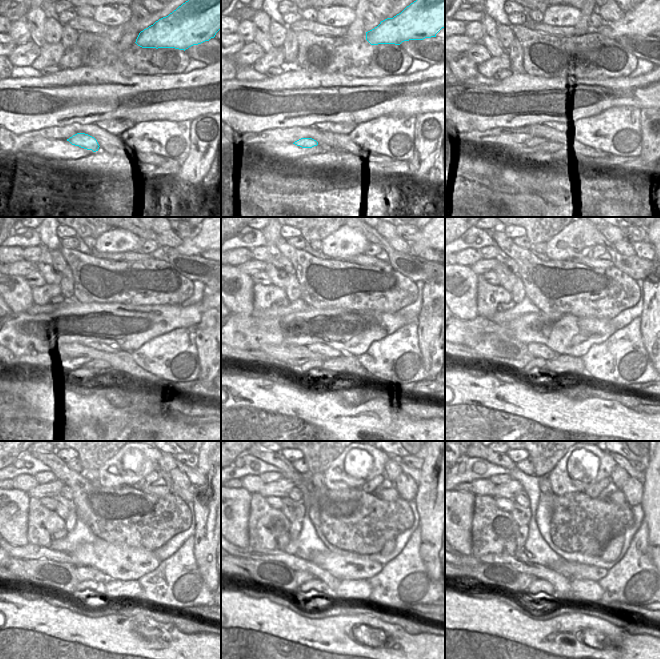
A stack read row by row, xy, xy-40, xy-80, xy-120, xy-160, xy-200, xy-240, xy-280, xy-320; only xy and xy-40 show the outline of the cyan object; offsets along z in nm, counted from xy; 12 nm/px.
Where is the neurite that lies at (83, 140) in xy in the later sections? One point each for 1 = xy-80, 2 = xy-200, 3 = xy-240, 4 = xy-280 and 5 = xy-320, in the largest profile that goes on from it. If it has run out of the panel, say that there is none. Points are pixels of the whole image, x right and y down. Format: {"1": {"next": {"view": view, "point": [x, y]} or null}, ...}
{"1": {"next": {"view": "xy-80", "point": [534, 141]}}, "2": {"next": {"view": "xy-200", "point": [561, 363]}}, "3": {"next": {"view": "xy-240", "point": [111, 589]}}, "4": {"next": {"view": "xy-280", "point": [315, 584]}}, "5": {"next": {"view": "xy-320", "point": [537, 585]}}}

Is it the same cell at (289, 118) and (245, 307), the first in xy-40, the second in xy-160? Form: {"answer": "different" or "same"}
{"answer": "different"}

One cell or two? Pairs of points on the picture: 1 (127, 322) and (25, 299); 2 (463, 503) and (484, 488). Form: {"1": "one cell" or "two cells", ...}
{"1": "two cells", "2": "two cells"}

